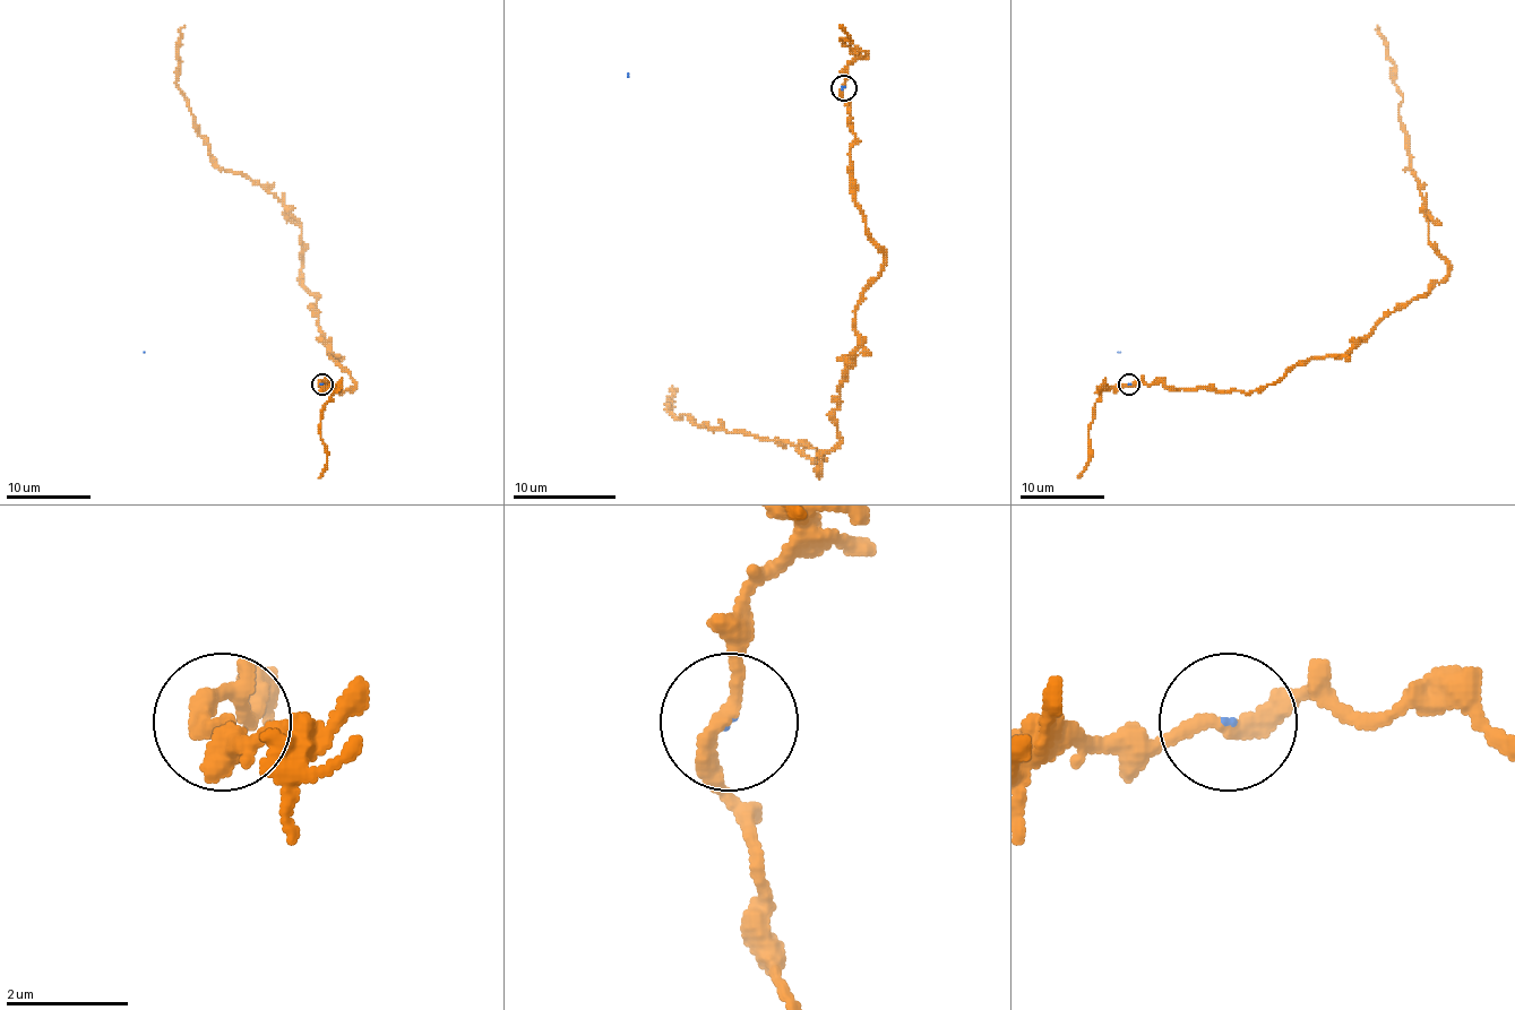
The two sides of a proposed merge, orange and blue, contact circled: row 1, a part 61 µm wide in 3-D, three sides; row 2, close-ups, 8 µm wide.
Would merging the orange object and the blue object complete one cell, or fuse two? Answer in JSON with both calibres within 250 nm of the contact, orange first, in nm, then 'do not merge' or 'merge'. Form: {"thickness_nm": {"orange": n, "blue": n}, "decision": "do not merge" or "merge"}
{"thickness_nm": {"orange": 260, "blue": 50}, "decision": "do not merge"}

